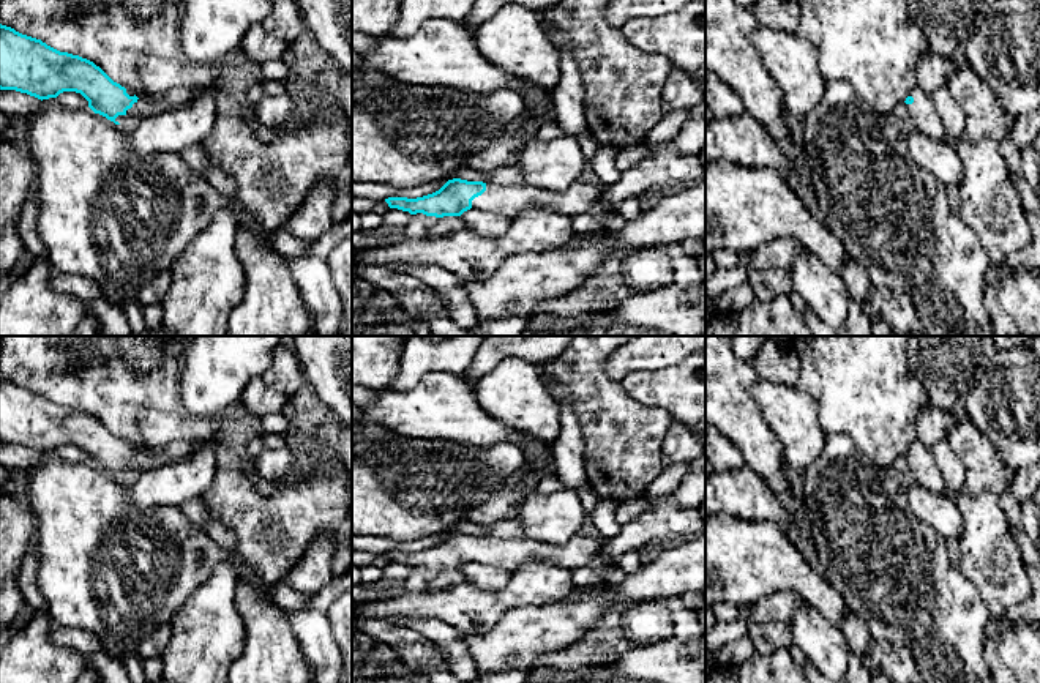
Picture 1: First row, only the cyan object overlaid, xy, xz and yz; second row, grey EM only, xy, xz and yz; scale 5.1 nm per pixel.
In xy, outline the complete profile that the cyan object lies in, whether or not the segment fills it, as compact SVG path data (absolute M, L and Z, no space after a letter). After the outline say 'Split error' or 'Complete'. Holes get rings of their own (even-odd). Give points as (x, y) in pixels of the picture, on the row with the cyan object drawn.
M2 24L0 90L16 90L41 101L76 91L95 114L125 128L210 90L216 121L200 145L234 178L235 200L245 218L271 235L287 226L316 188L335 192L333 224L352 216L352 129L335 115L309 120L271 142L262 142L253 134L243 98L226 87L183 85L158 95L134 95L93 62L60 52Z. Split error

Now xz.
M590 177L578 178L562 192L522 183L494 185L453 178L432 194L417 199L388 197L385 202L390 208L436 218L461 216L470 208L497 213L508 219L533 208L556 210L574 218L587 211L600 196L600 186Z. Split error

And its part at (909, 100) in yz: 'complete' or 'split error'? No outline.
split error

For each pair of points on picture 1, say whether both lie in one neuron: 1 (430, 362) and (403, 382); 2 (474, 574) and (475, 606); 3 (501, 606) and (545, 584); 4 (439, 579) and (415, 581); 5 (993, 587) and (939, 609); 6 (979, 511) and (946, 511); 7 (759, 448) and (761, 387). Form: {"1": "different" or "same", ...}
{"1": "same", "2": "different", "3": "same", "4": "same", "5": "different", "6": "different", "7": "different"}

